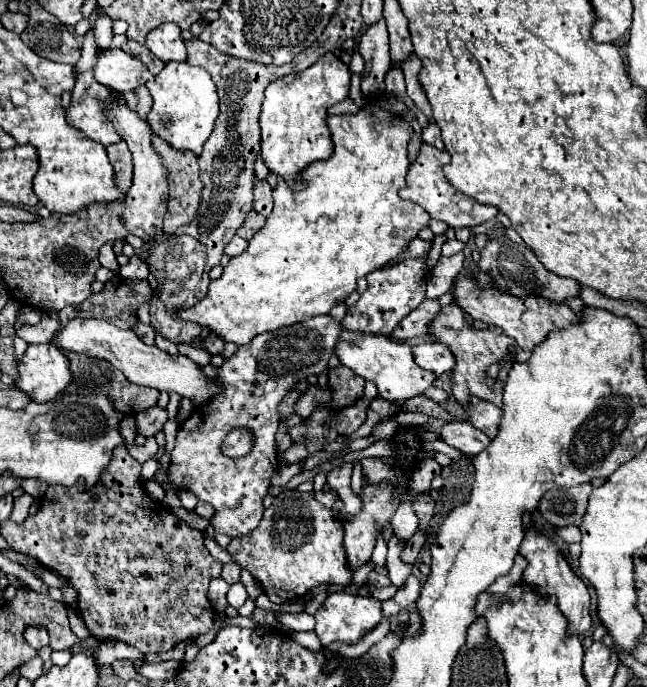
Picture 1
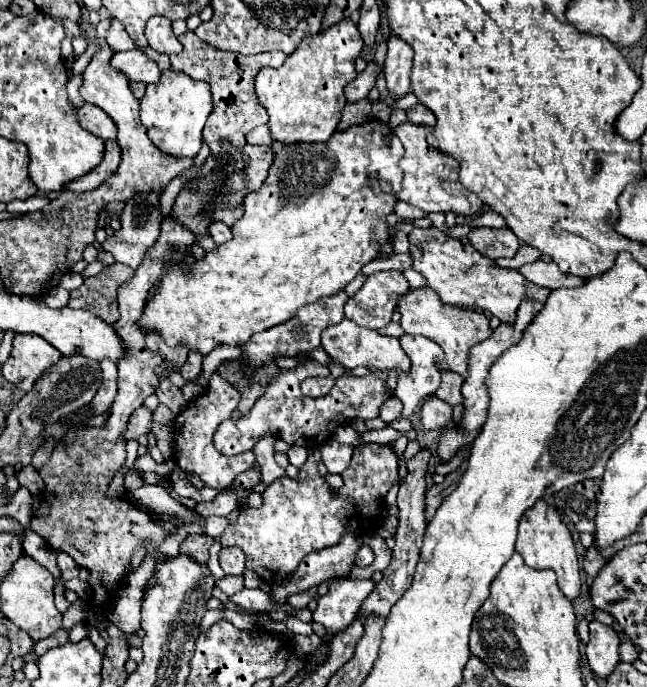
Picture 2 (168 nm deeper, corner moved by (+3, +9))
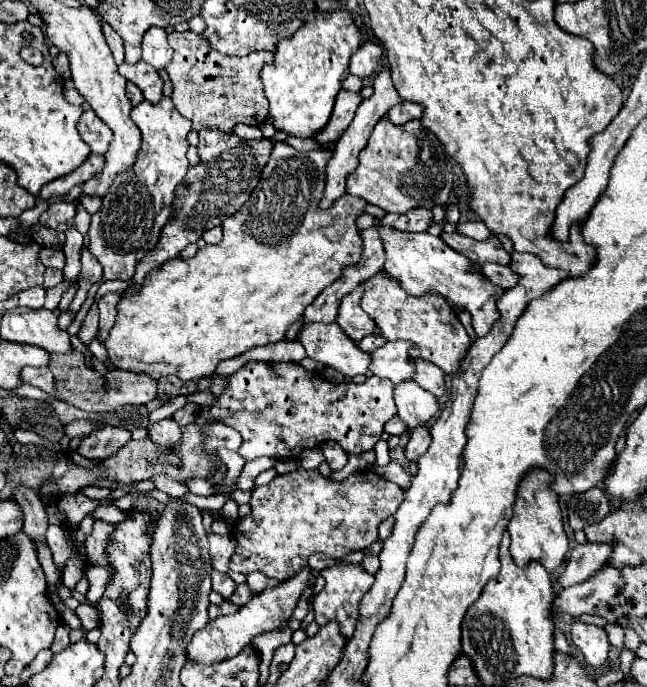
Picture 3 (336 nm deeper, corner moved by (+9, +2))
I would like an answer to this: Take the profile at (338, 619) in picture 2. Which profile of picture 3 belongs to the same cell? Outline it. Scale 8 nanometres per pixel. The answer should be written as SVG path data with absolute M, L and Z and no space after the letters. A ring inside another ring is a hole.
M336 561L334 565L322 569L320 575L326 579L326 585L324 585L324 589L314 599L316 621L318 621L318 625L326 625L328 621L338 619L338 623L342 627L342 633L346 637L350 637L354 633L356 621L360 617L360 601L362 601L364 593L370 589L370 583L374 583L374 577L370 573L366 573L362 569L362 565L344 563L344 561Z

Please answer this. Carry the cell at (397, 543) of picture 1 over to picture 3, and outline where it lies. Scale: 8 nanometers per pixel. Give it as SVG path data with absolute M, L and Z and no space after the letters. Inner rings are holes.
M410 379L394 387L394 403L398 407L400 419L408 427L416 427L420 421L430 421L438 413L438 401L428 391L422 391Z

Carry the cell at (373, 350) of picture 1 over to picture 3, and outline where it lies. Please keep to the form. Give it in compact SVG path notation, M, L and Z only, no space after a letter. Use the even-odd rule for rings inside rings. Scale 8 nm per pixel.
M304 323L298 331L298 341L304 345L310 359L328 365L342 375L354 377L368 371L370 355L358 349L338 323Z

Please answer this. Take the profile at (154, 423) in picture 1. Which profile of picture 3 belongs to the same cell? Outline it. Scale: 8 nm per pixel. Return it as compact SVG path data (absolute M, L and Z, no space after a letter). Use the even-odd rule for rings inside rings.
M100 427L80 441L76 453L86 459L106 459L114 455L114 451L118 451L118 447L122 447L122 443L126 443L128 439L130 433L126 429Z

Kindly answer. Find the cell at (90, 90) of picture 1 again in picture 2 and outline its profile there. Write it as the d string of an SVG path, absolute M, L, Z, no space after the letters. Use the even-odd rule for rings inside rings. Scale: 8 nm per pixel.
M84 104L76 106L76 116L78 122L92 134L100 136L102 140L112 140L116 138L116 124L108 114L104 114L98 106L94 104Z

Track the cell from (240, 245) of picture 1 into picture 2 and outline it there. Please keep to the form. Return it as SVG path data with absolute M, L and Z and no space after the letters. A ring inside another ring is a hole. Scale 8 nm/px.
M214 222L212 224L212 238L216 244L224 244L228 240L232 240L232 230L230 226L226 226L224 222Z

